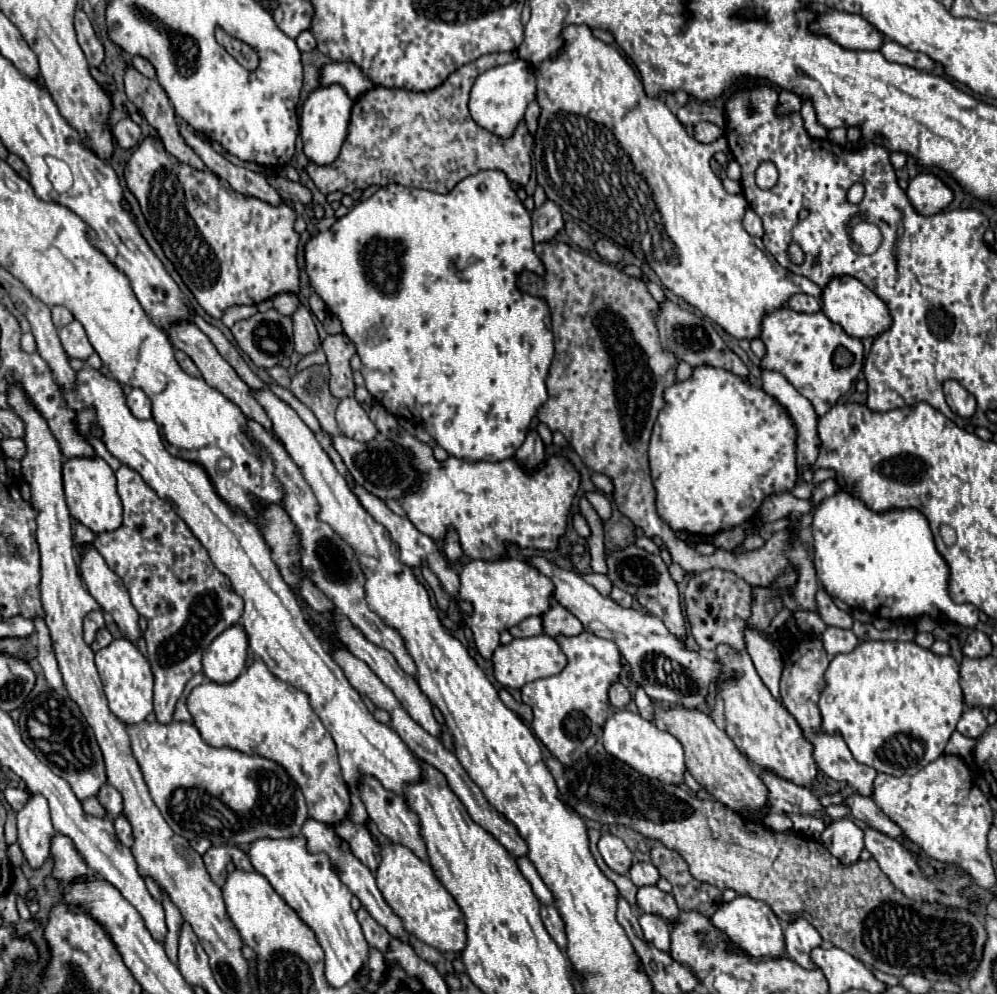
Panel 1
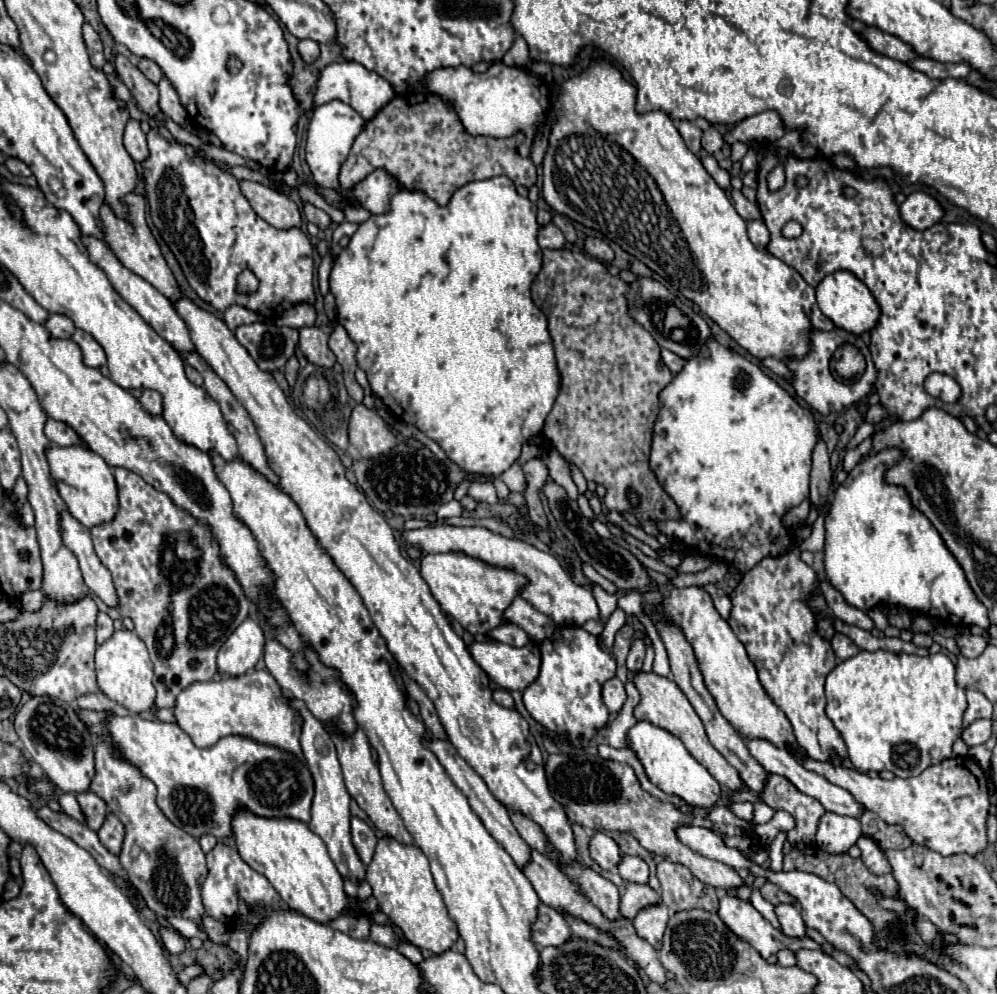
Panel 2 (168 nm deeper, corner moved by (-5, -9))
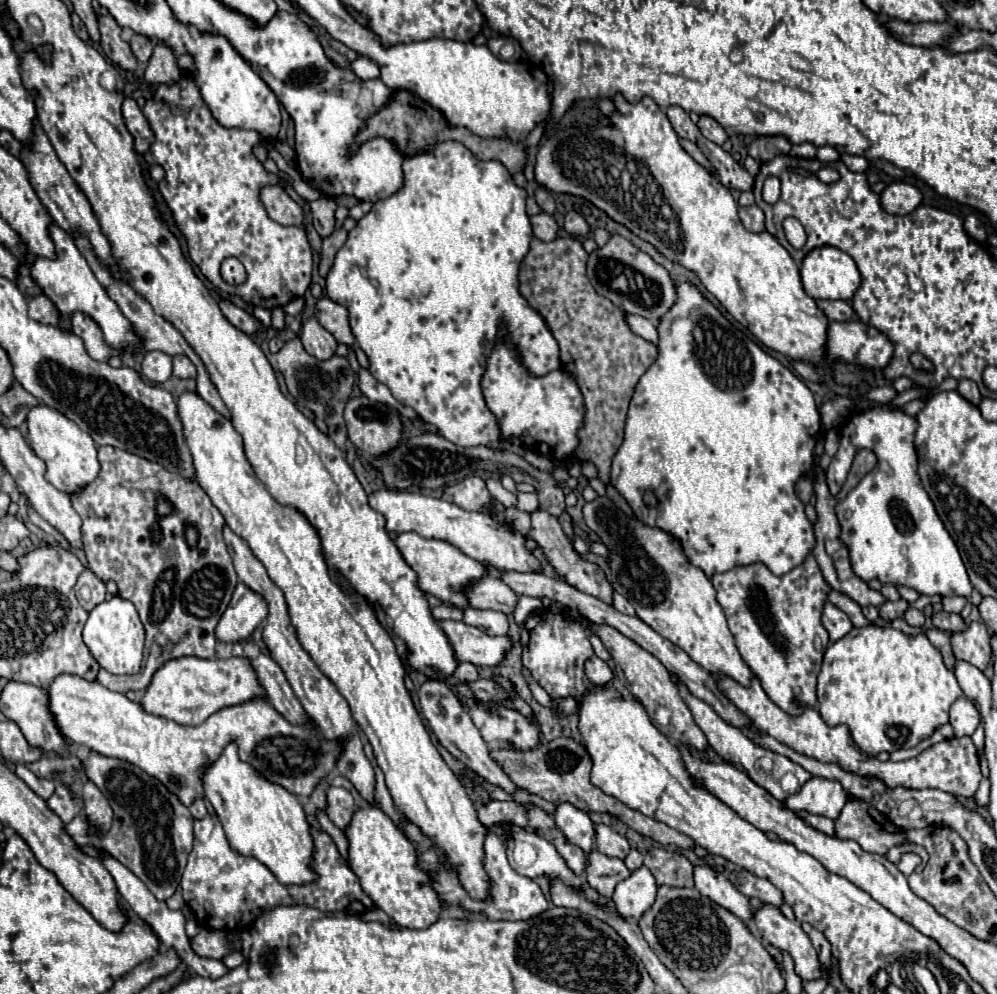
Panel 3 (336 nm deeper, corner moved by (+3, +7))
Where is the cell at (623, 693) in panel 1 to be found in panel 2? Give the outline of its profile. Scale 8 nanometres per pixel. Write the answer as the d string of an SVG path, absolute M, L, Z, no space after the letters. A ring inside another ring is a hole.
M614 676L602 684L602 700L610 712L618 712L626 702L624 684Z

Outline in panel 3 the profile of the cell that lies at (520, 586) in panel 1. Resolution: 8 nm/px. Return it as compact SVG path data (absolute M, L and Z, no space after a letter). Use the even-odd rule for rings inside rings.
M416 532L400 534L396 546L402 552L404 560L408 562L408 566L418 574L418 584L426 594L432 594L442 602L454 604L460 610L470 606L466 588L470 586L470 582L476 582L486 576L486 568L480 562L472 560L470 556L464 556L464 552L460 552L456 546L444 540L428 540L418 536Z

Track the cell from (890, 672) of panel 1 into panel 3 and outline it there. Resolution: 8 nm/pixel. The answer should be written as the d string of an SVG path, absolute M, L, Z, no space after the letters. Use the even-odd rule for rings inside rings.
M890 626L852 628L844 638L826 648L822 670L818 674L820 716L828 726L846 724L854 744L870 756L876 756L878 752L892 754L900 748L914 748L920 740L930 738L936 728L948 724L948 710L962 694L964 692L954 672L944 666L940 652L930 644L926 634L906 636Z

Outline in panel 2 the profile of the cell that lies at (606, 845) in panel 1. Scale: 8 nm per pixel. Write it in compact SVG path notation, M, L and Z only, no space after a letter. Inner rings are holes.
M596 832L590 838L590 856L604 870L612 870L620 862L618 844L610 836L606 836L604 832Z

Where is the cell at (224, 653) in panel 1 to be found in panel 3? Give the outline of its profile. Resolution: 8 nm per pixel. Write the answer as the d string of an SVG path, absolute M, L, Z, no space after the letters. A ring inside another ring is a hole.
M238 584L226 612L222 614L216 626L216 638L226 644L248 640L254 628L266 616L268 616L268 606L264 598L246 588L244 584Z

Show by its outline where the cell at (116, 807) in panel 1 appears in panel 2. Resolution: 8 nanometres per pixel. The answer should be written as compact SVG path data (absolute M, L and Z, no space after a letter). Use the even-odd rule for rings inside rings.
M80 792L76 794L76 800L82 808L82 814L84 814L84 820L86 820L86 826L90 830L100 830L100 824L104 822L104 812L106 812L106 804L104 800L100 800L96 794L92 792Z

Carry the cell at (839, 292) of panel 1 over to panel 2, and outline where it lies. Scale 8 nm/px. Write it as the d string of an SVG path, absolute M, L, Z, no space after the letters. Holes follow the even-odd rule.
M838 270L834 274L828 274L816 286L816 302L818 302L818 308L824 312L824 316L828 316L838 328L844 328L852 334L870 332L876 326L876 320L880 316L880 308L874 296L870 294L868 286L848 270Z

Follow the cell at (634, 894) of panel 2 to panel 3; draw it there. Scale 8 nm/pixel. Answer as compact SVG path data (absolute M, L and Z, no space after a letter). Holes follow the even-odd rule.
M596 850L588 854L588 860L590 860L590 866L586 870L588 884L594 890L598 890L602 896L608 896L608 898L612 896L616 884L620 880L626 880L632 874L622 860L604 856L604 854L596 852Z

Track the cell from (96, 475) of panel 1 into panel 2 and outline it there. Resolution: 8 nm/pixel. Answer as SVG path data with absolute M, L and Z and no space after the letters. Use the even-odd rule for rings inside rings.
M48 446L46 458L50 464L50 476L56 482L56 488L68 508L68 512L86 528L92 524L100 524L104 520L112 520L116 514L116 480L112 476L112 468L86 446Z

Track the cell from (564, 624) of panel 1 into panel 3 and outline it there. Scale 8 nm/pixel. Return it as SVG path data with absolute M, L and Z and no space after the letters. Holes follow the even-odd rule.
M486 576L468 588L468 600L472 608L490 608L504 614L512 614L518 604L518 598L520 596L516 596L516 592L512 592L512 588L508 588L508 584L504 584L496 576Z

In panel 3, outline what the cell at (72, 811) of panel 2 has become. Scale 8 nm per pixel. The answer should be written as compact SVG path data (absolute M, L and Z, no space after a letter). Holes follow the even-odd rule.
M18 764L16 776L22 778L22 780L24 780L40 798L44 798L44 800L48 800L48 796L52 796L52 792L54 792L54 782L52 782L52 780L36 778L24 764Z

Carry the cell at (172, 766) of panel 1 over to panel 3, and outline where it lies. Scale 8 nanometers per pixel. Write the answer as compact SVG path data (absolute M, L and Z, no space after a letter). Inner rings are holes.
M60 674L50 684L48 696L56 724L70 742L138 766L160 780L184 806L204 798L204 768L224 752L224 744L236 742L240 760L252 764L260 776L272 780L272 784L280 784L300 800L306 800L320 778L336 768L336 760L342 752L342 746L322 738L312 722L294 726L264 698L222 708L200 726L180 726L168 718L144 712L138 702L128 700L120 692L112 692L98 682L88 682L72 674Z

